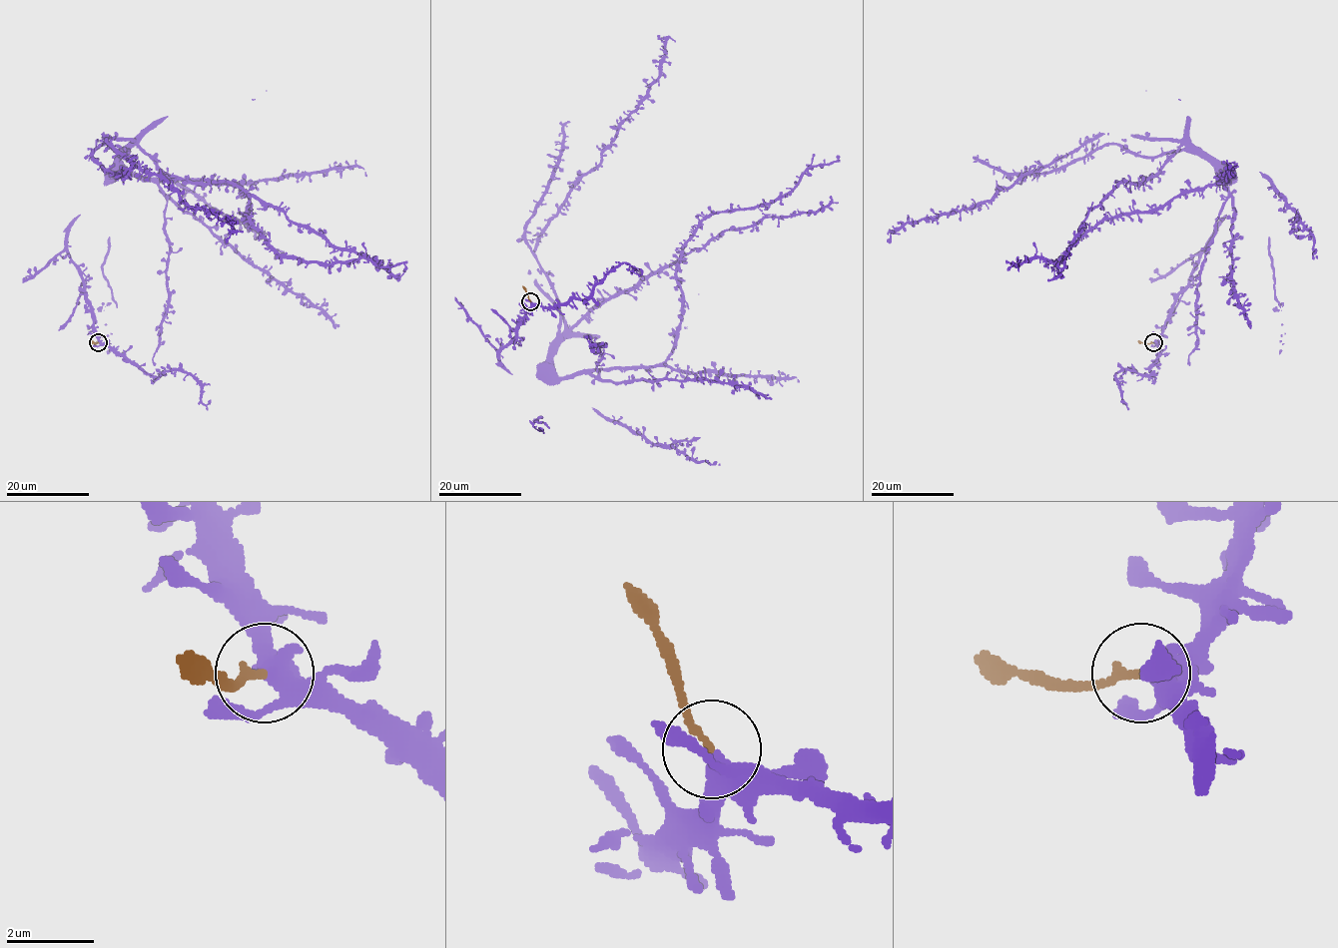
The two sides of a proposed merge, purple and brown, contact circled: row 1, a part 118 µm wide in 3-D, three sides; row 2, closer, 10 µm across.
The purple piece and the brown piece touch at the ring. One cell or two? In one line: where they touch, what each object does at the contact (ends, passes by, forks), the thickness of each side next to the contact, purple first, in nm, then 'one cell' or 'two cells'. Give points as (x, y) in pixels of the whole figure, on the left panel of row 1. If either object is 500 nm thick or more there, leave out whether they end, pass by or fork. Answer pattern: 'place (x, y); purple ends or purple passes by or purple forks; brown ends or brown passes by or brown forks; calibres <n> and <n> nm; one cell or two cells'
place (98, 342); purple forks; brown ends; calibres 320 and 170 nm; two cells

